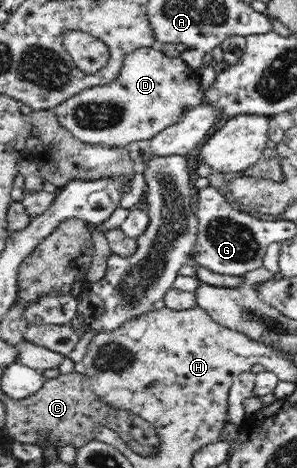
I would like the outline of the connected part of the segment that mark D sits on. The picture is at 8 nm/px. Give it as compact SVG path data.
M142 46L124 57L120 74L113 83L79 92L52 111L56 114L58 124L67 129L76 140L106 148L125 148L132 142L152 140L154 135L175 125L189 110L202 103L204 89L201 77L195 69L192 69L180 55L170 57L160 48Z

